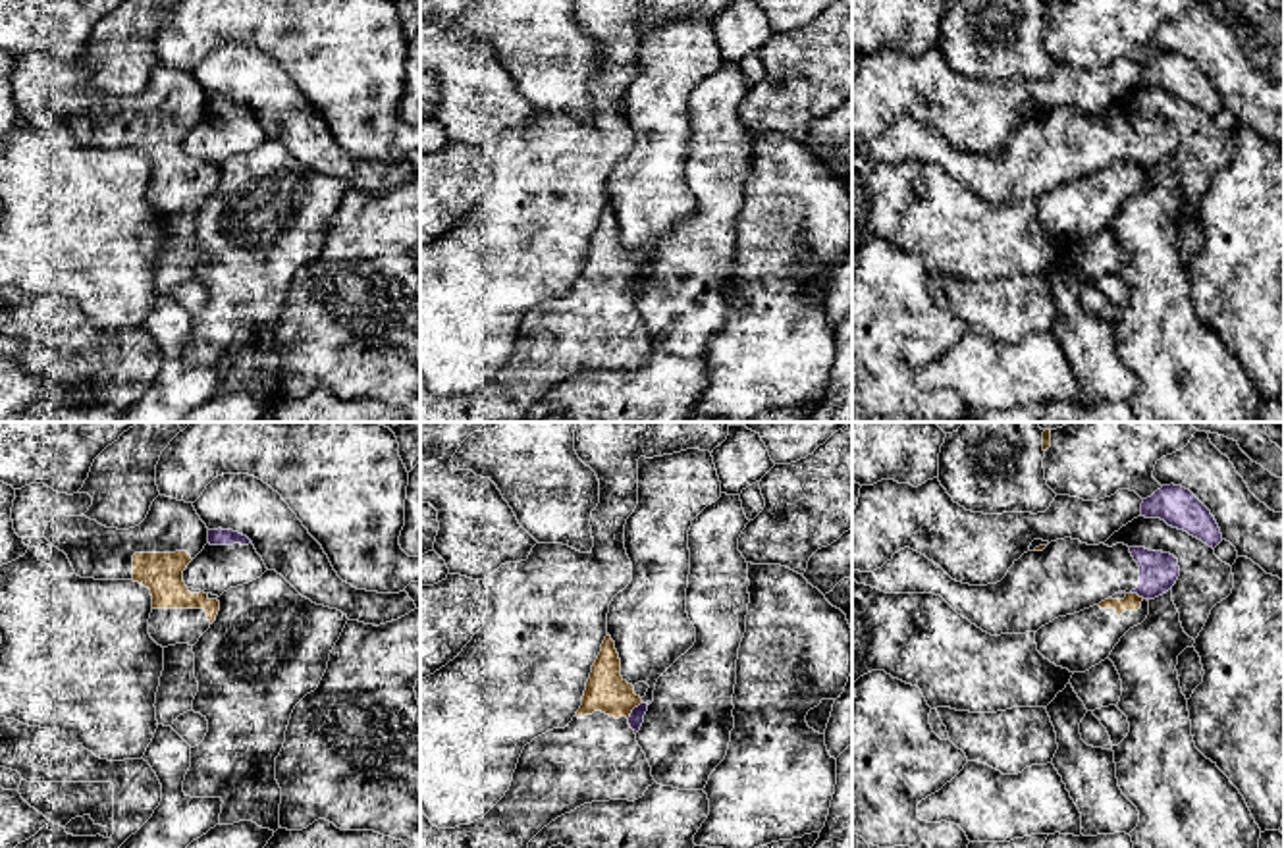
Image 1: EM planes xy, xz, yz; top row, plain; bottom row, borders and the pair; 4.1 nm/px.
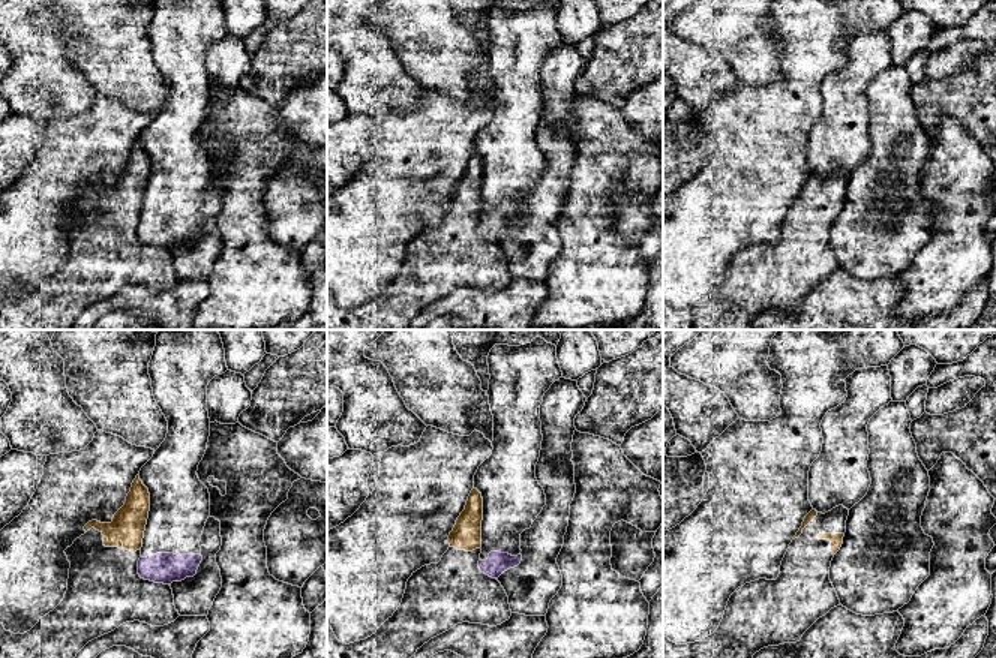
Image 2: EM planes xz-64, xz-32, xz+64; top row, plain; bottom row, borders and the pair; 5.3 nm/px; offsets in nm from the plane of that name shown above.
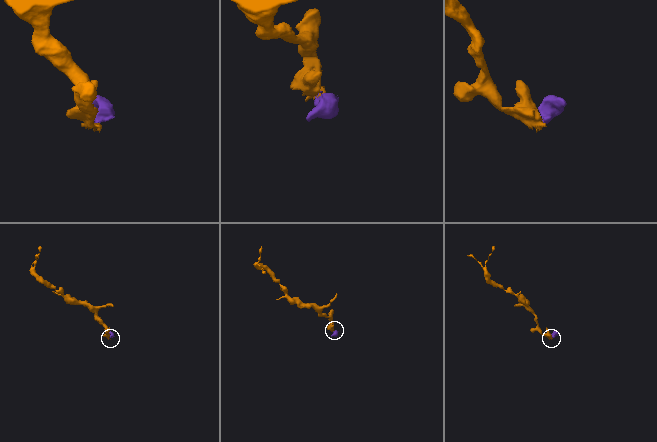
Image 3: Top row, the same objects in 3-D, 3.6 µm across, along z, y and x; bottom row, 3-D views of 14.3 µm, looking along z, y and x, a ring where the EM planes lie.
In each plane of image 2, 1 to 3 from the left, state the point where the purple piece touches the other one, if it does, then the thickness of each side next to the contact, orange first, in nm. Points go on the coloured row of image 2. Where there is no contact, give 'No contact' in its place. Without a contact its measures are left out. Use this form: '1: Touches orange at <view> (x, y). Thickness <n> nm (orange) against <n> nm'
1: No contact
2: No contact
3: No contact

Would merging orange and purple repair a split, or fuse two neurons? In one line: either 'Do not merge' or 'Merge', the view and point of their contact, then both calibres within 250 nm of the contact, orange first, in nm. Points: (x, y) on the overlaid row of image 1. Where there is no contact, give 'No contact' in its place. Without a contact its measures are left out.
Do not merge. Touches orange at xz (633, 708). Thickness 170 nm (orange) against 60 nm

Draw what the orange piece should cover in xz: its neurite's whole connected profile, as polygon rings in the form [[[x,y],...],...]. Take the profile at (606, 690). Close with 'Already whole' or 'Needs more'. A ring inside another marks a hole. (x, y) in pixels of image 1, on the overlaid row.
[[[607,634],[573,721],[524,746],[509,790],[482,819],[438,829],[420,808],[420,848],[528,848],[544,827],[584,804],[642,798],[655,781],[629,717],[648,688],[621,676]]]. Needs more

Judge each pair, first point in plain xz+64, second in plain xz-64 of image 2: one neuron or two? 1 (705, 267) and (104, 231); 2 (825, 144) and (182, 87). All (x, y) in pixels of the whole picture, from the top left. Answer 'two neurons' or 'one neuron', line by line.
1: two neurons
2: one neuron

